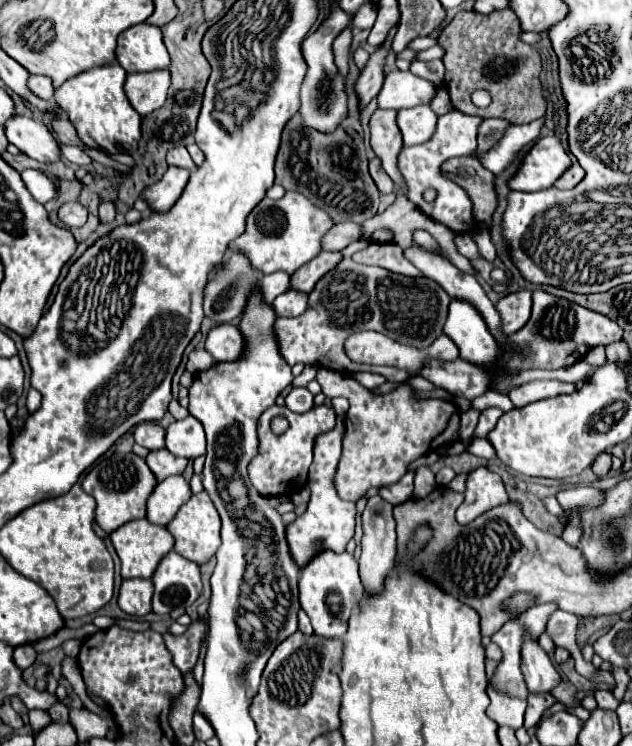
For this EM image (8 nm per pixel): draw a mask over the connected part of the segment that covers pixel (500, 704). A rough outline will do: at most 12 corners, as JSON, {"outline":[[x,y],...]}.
{"outline":[[491,686],[489,718],[513,730],[523,726],[525,700],[499,696]]}

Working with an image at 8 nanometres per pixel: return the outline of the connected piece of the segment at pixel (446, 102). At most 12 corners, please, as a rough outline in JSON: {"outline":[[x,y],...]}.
{"outline":[[437,88],[435,102],[431,102],[431,110],[437,116],[449,114],[455,110],[447,88]]}

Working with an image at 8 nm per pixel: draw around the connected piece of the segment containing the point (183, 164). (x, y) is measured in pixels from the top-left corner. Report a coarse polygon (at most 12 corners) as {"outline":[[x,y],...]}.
{"outline":[[185,146],[167,152],[167,164],[187,168],[193,172],[197,166]]}

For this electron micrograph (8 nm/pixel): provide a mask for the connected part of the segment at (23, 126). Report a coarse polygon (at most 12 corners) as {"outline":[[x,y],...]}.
{"outline":[[13,116],[5,134],[37,162],[57,162],[61,146],[43,122]]}

